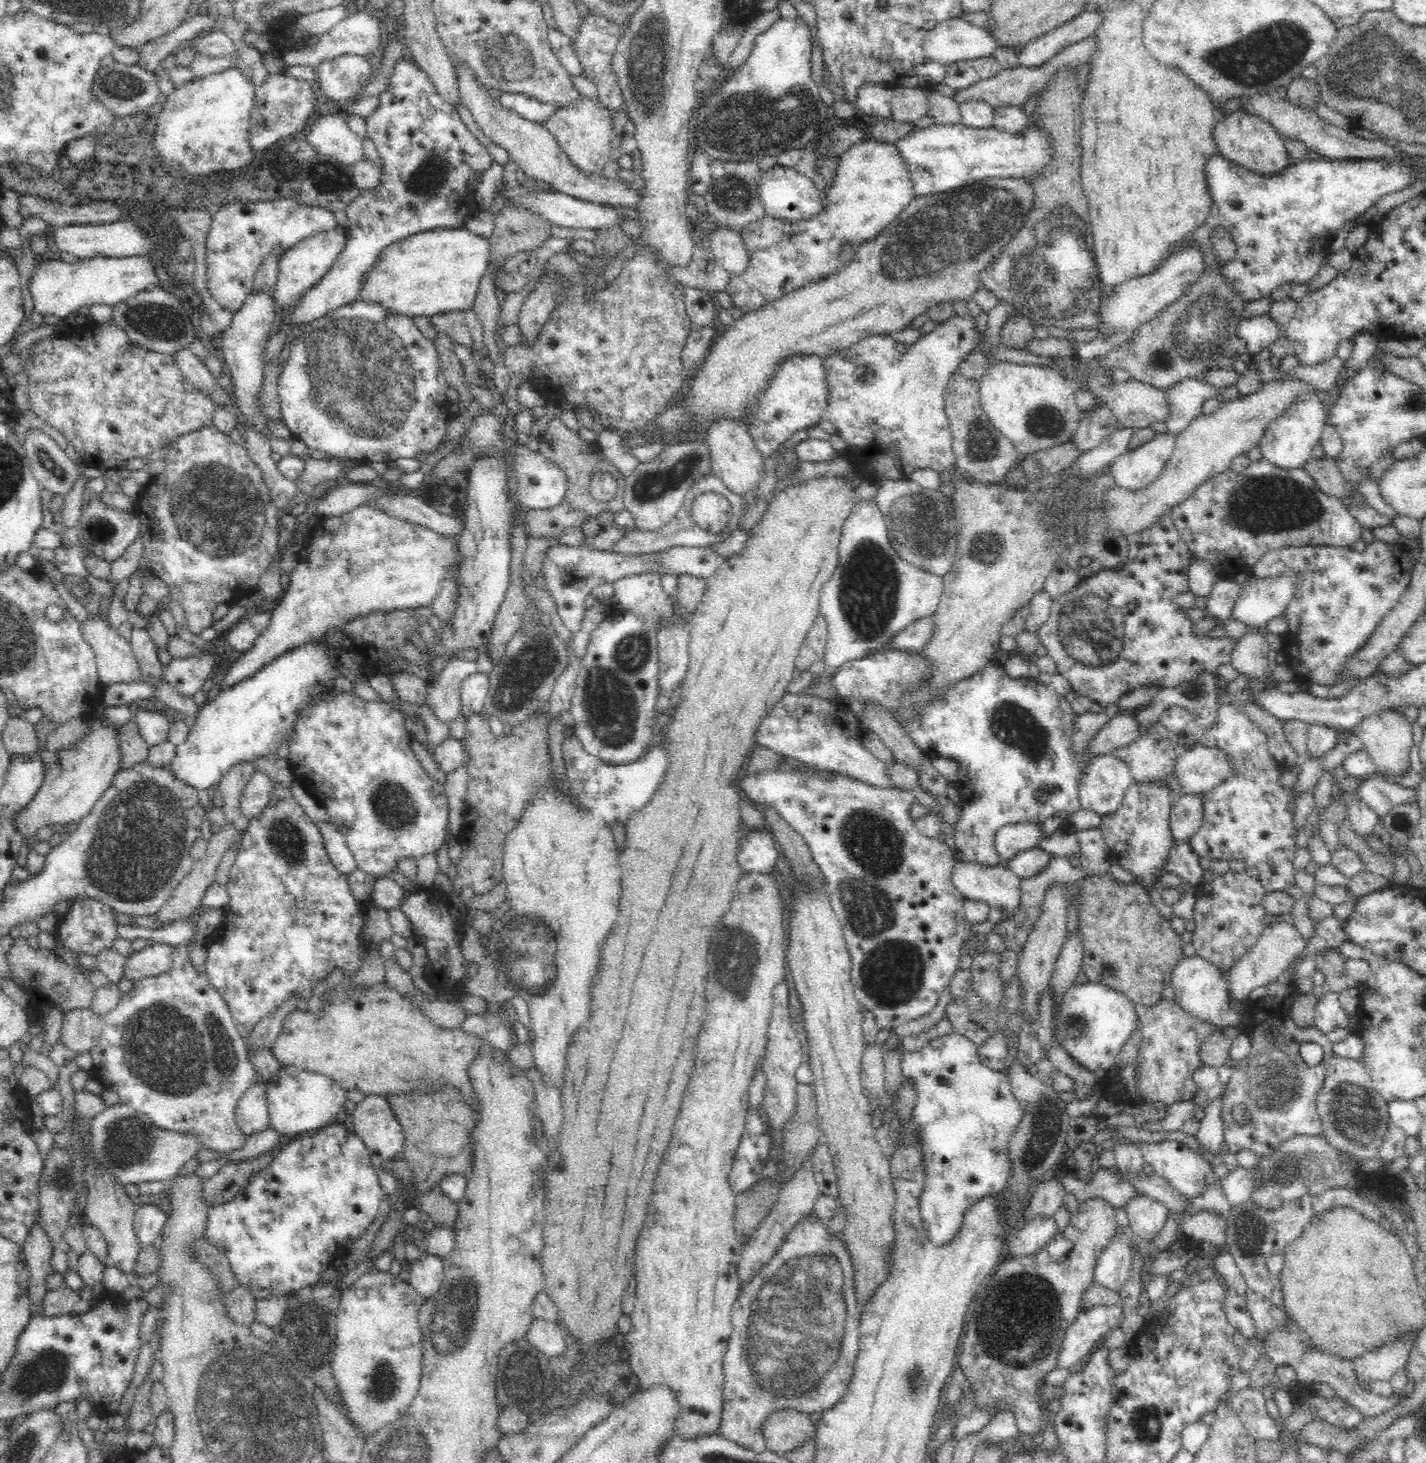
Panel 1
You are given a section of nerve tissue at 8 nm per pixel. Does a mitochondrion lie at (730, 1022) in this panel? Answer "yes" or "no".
no

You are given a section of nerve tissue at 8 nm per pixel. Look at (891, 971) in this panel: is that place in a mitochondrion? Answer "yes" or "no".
yes

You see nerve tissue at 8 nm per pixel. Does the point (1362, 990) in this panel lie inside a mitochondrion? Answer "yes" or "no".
no

